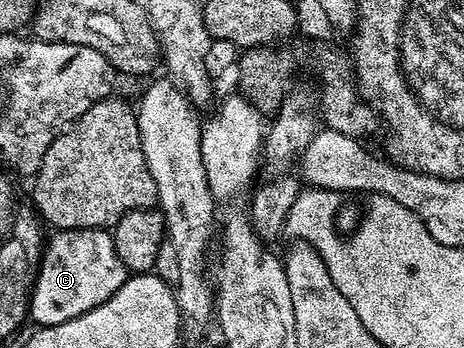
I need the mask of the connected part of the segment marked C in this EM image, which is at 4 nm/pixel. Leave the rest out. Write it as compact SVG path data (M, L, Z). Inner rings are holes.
M62 229L51 235L53 237L48 237L43 246L35 282L30 290L30 317L40 327L66 323L70 319L81 317L83 313L89 313L91 309L110 299L110 295L122 288L130 276L127 266L115 250L113 234L108 229Z

